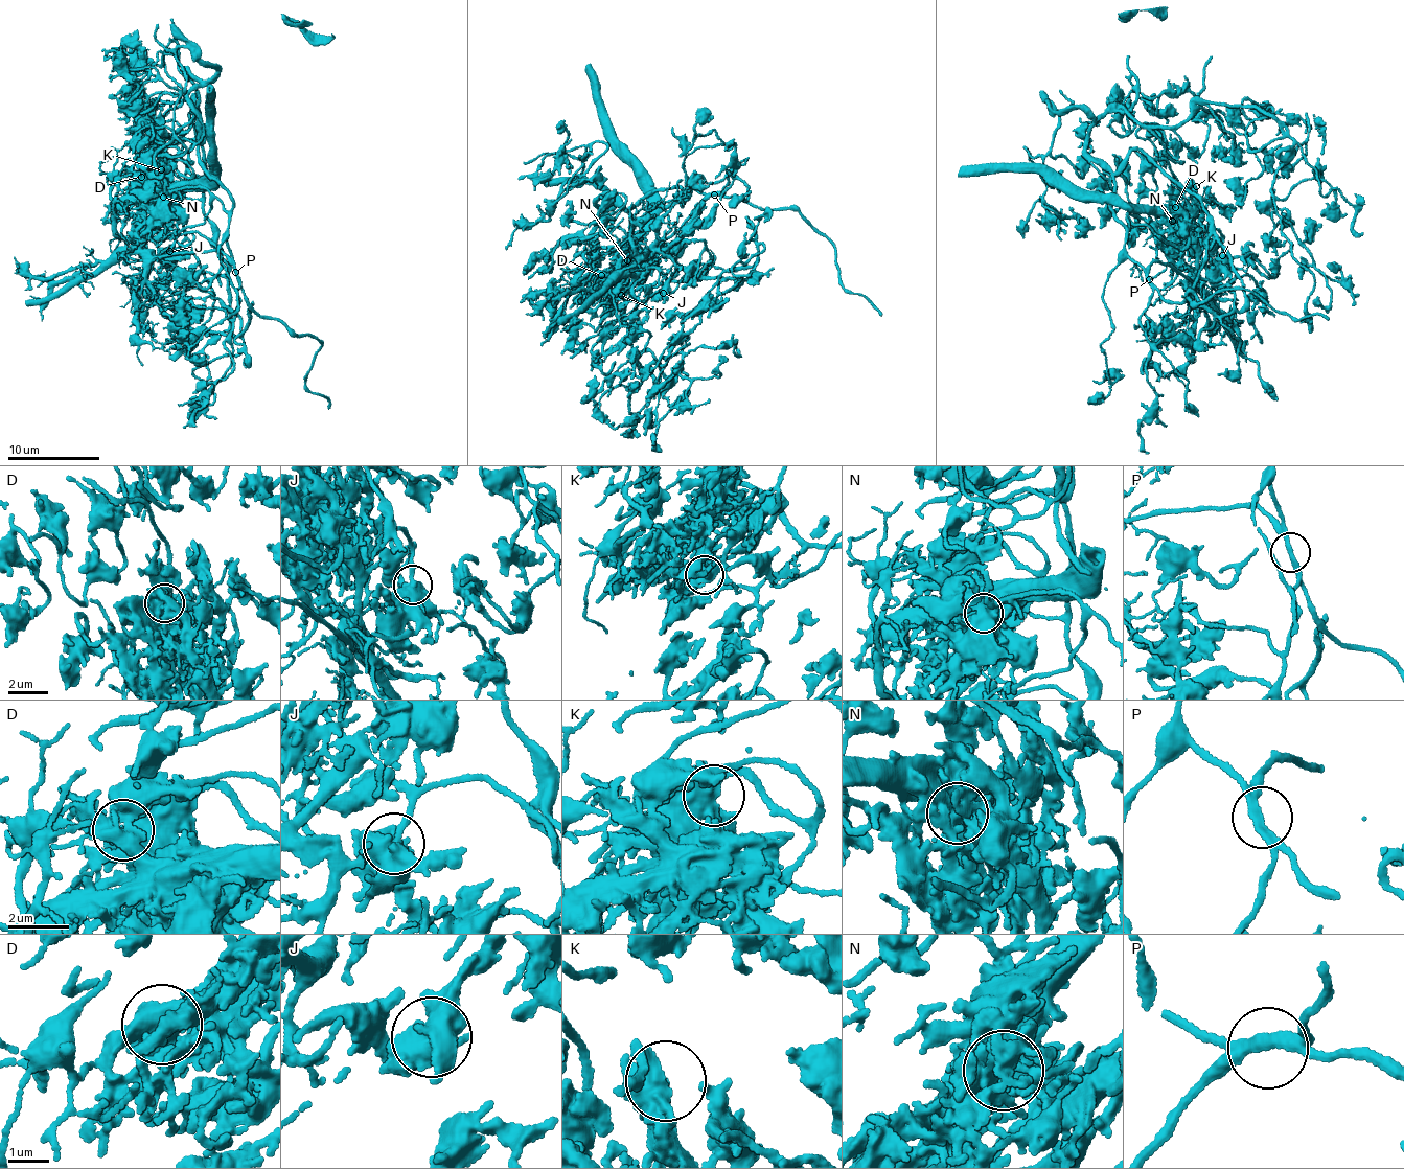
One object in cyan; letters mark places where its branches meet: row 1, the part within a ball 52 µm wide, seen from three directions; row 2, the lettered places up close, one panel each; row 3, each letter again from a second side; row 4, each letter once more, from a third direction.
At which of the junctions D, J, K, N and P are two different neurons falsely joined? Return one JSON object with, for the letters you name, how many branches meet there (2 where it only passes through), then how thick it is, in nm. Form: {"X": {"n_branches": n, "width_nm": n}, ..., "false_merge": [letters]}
{"D": {"n_branches": 3, "width_nm": 460}, "N": {"n_branches": 1, "width_nm": 900}, "P": {"n_branches": 2, "width_nm": 280}, "false_merge": ["D", "N", "P"]}

